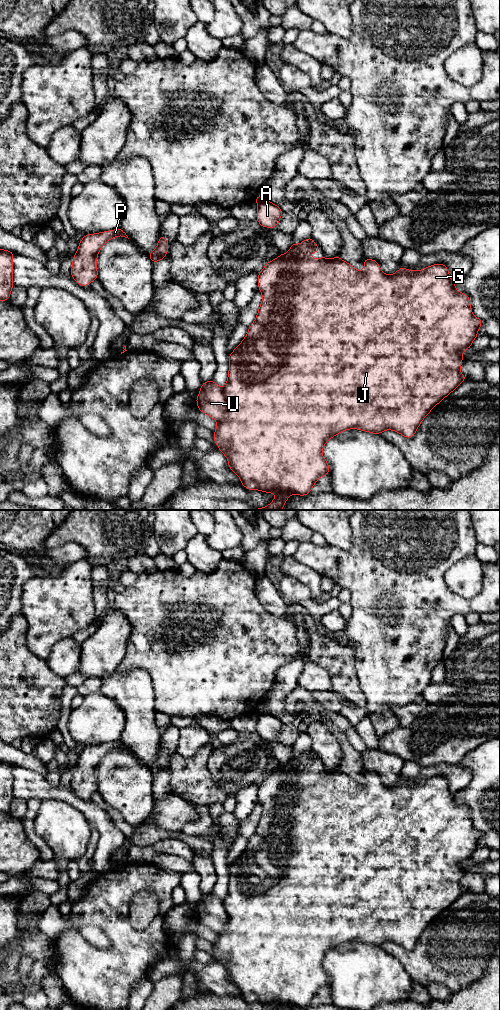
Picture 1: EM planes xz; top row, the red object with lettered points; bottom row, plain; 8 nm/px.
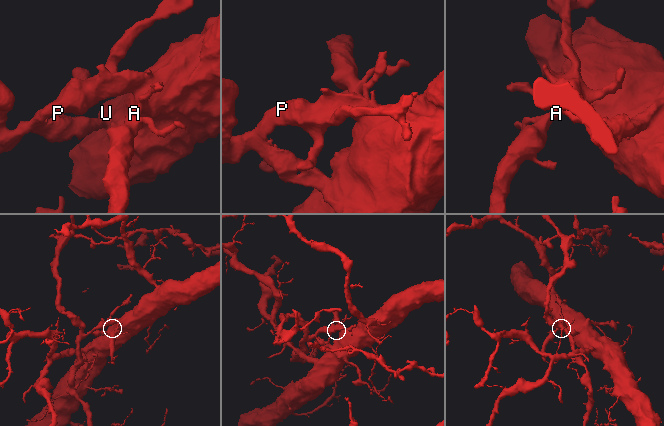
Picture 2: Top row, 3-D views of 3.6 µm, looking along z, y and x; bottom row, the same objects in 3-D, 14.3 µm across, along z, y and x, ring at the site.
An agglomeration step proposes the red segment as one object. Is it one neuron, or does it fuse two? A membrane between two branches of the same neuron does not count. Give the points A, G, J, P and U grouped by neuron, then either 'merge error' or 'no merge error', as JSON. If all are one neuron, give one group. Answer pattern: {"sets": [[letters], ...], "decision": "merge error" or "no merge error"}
{"sets": [["A", "G", "J"], ["P", "U"]], "decision": "merge error"}

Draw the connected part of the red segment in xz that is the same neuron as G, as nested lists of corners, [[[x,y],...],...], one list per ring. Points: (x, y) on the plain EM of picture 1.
[[[311,749],[299,757],[291,755],[288,765],[281,765],[258,785],[258,799],[263,811],[246,849],[229,866],[228,891],[223,900],[228,923],[226,930],[217,934],[214,943],[214,954],[219,958],[218,962],[227,969],[228,979],[239,988],[241,996],[250,1002],[275,1005],[276,1010],[289,1010],[291,1006],[308,1007],[316,993],[321,988],[329,986],[330,979],[323,969],[322,962],[329,951],[342,943],[355,940],[381,946],[384,942],[393,942],[406,950],[412,950],[430,923],[467,892],[467,889],[460,885],[463,874],[461,865],[470,861],[483,835],[473,827],[468,807],[456,802],[456,794],[451,792],[448,780],[444,776],[434,776],[419,783],[407,782],[400,778],[395,786],[387,787],[373,771],[365,770],[364,782],[360,784],[343,773],[339,767],[333,771],[322,768],[318,772],[308,767],[319,763],[321,761]]]

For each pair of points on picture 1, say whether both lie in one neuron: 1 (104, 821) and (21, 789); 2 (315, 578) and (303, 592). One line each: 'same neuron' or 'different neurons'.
1: same neuron
2: different neurons

